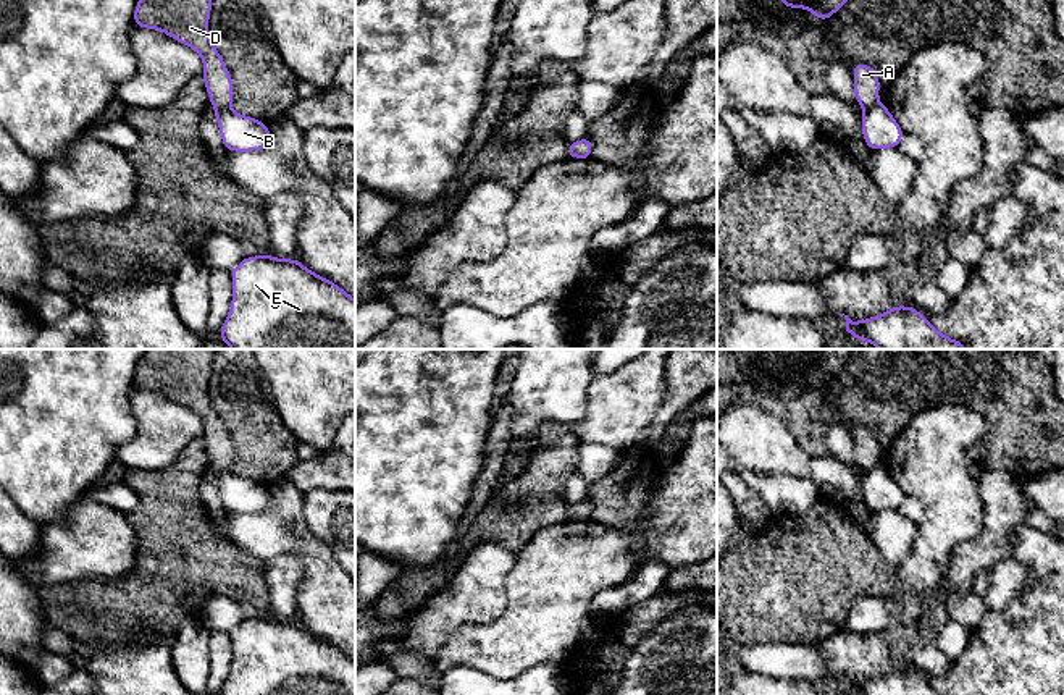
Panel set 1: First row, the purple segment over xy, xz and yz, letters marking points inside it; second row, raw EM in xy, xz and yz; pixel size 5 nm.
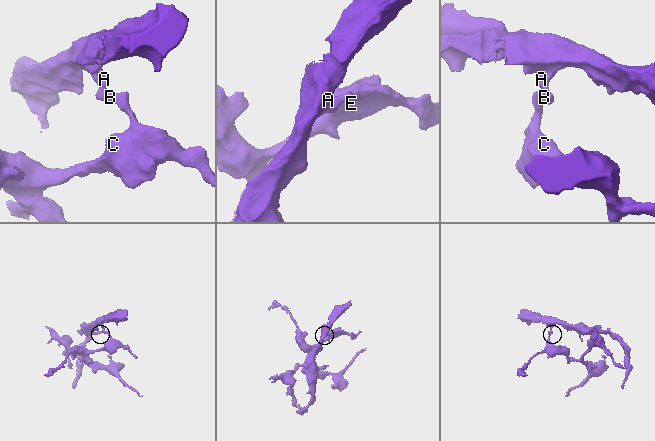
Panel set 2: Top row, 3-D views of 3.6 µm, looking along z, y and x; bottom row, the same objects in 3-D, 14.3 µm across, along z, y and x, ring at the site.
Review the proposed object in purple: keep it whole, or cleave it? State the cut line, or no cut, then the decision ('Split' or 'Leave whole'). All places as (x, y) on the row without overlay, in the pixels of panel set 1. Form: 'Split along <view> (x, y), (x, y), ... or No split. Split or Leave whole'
Split along xy (212, 464), (228, 469). Split

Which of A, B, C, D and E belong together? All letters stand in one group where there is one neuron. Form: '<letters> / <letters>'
A D / B C E

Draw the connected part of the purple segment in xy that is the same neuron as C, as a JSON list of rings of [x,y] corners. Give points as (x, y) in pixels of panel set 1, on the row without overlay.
[[[244,619],[231,634],[232,663],[220,695],[355,695],[355,661],[299,621]]]

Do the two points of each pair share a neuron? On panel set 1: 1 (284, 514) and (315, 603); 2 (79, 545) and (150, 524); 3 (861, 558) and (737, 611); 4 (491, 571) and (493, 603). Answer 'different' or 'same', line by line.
1: same
2: different
3: same
4: same

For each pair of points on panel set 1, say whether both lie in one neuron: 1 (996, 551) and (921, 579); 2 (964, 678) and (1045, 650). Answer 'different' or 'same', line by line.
1: different
2: same

